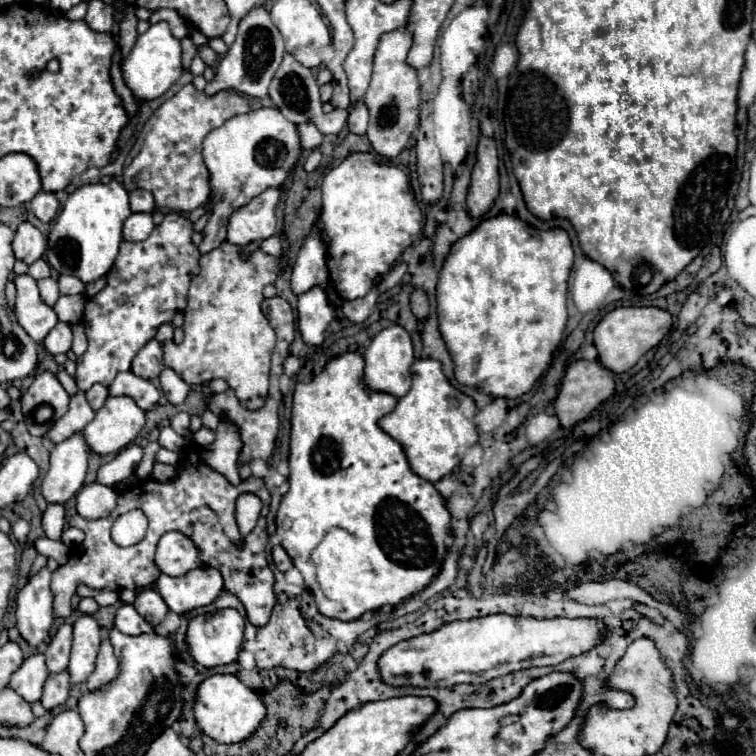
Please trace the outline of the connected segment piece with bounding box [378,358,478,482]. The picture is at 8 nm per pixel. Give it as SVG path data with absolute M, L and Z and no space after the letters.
M416 360L410 372L412 388L406 396L398 398L396 408L382 416L378 424L402 446L412 472L428 482L436 482L450 474L460 464L466 450L478 442L478 430L474 424L476 402L464 392L452 388L438 360Z

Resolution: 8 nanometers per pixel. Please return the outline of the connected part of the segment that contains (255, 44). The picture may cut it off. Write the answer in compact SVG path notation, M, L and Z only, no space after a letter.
M258 6L240 20L236 40L230 46L230 50L222 56L222 60L218 64L218 72L216 72L214 80L208 82L204 92L212 96L220 90L234 90L244 96L266 98L268 86L282 62L282 56L284 56L284 40L282 40L278 28L272 24L268 10L264 6Z

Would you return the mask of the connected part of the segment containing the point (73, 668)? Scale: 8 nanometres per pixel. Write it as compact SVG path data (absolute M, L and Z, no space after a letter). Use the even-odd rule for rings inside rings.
M80 616L74 622L74 638L72 638L72 652L70 652L70 684L84 682L90 672L94 670L94 660L98 654L100 640L104 630L92 616Z

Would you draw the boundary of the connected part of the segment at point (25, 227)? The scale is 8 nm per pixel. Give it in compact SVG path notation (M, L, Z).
M22 222L16 230L12 248L16 258L24 260L26 264L32 264L38 258L42 258L42 254L46 252L46 238L34 224Z

